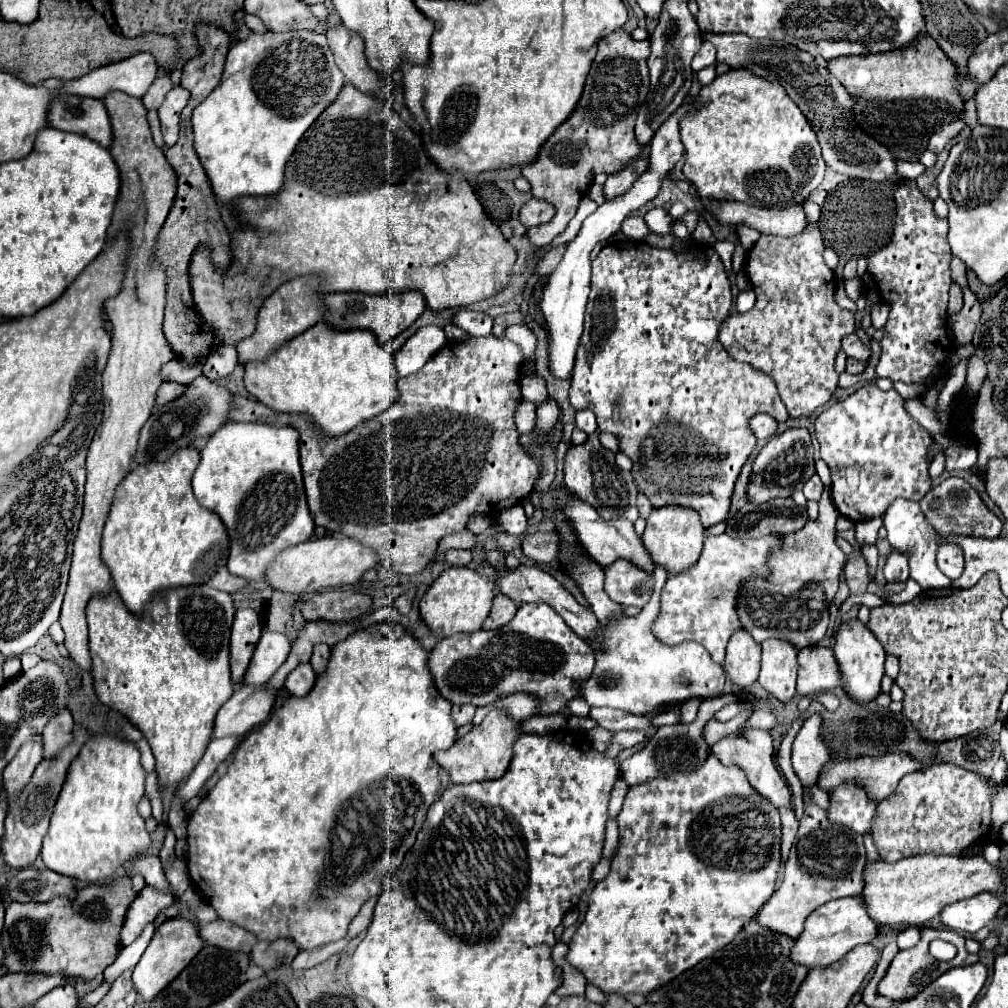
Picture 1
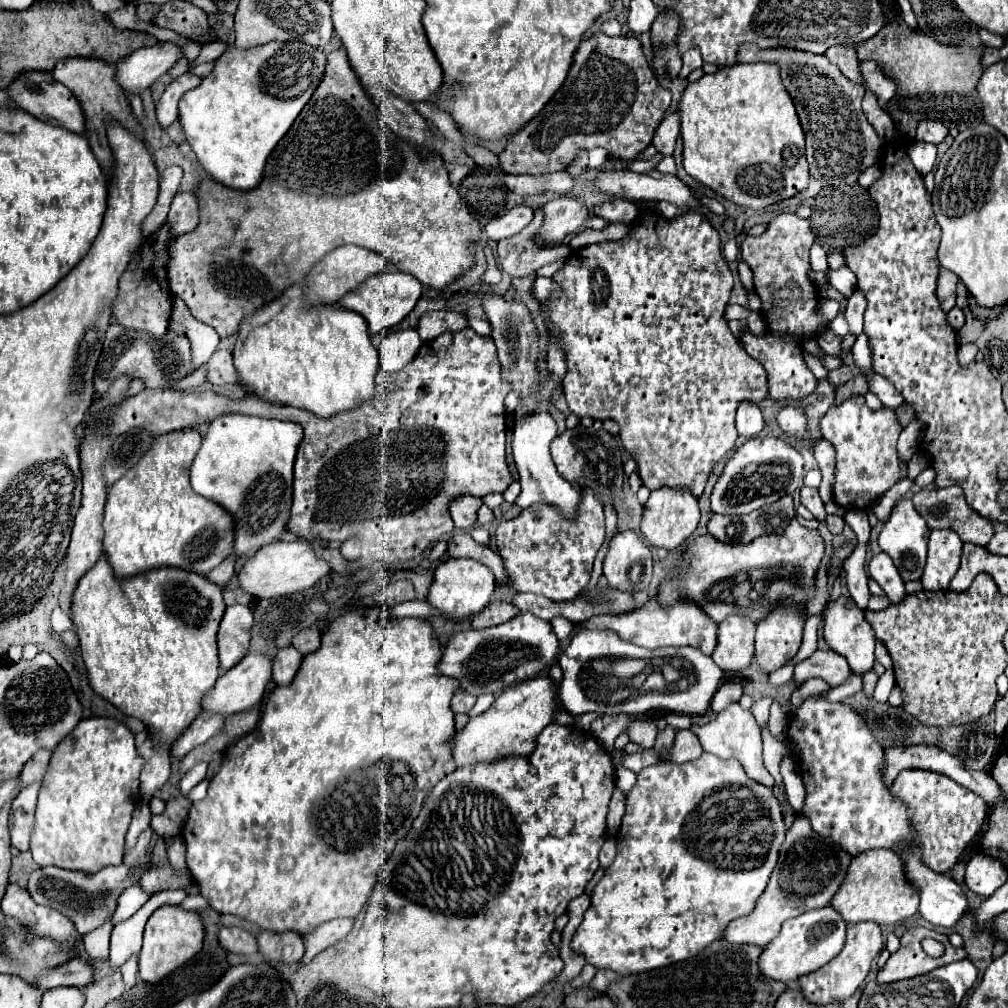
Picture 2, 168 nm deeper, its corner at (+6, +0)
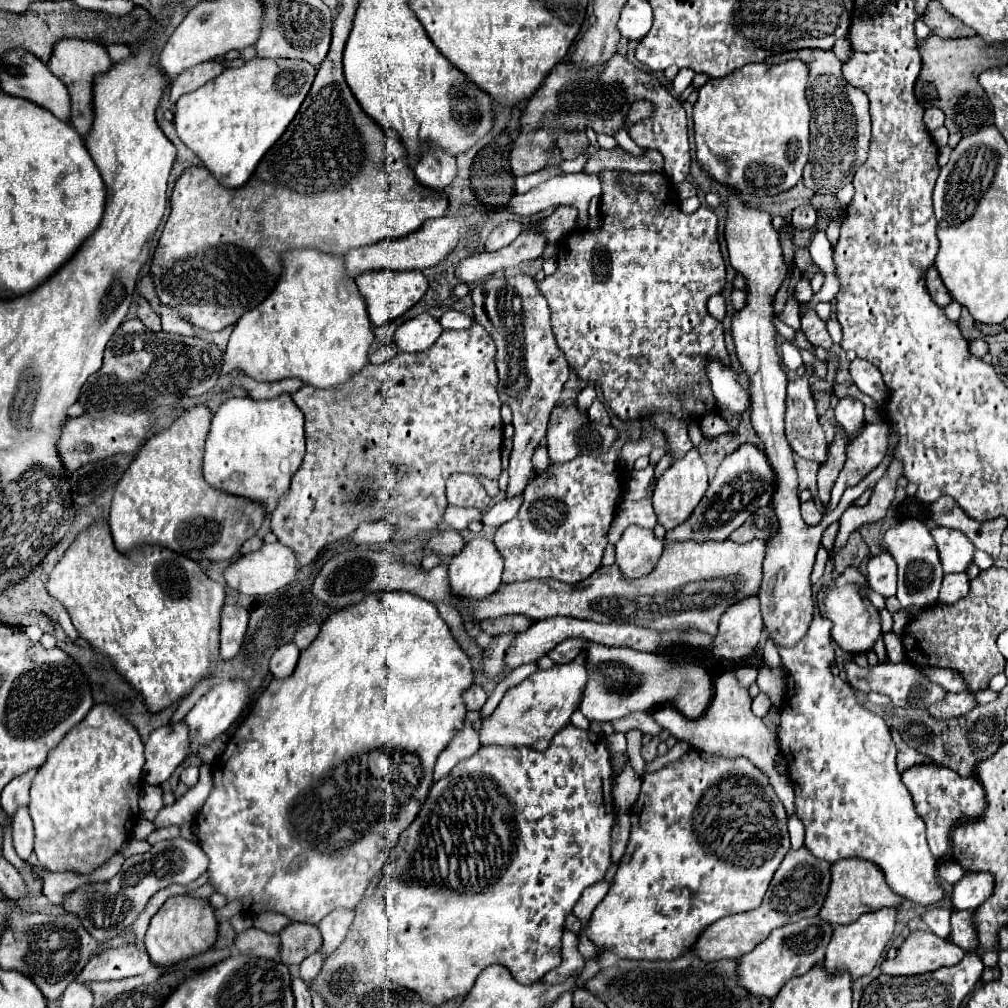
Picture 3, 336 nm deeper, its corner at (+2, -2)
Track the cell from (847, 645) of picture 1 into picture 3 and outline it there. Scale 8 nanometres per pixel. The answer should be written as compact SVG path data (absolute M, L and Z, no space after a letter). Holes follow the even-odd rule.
M850 567L842 575L838 575L838 579L832 585L824 587L816 595L820 615L832 621L832 639L838 643L838 647L842 651L846 651L850 655L868 653L874 647L874 643L878 641L878 637L882 635L878 609L870 601L866 601L866 595L862 595L864 583L866 583L866 577L858 569Z

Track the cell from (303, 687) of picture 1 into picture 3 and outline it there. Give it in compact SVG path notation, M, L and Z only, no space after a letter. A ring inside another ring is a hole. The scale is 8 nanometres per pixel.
M286 643L284 647L276 649L272 659L270 659L270 671L274 677L288 677L294 673L296 663L298 663L300 649L294 643Z

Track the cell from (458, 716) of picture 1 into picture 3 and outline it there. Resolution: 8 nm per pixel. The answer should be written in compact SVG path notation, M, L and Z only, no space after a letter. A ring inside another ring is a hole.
M472 683L470 689L464 691L462 699L464 699L464 705L466 705L468 711L478 711L478 709L482 709L482 705L486 703L488 695L484 693L484 689L482 689L478 683Z

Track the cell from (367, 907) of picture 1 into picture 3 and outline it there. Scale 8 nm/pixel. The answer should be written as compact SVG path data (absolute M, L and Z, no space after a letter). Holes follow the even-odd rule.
M318 949L314 955L306 957L306 959L302 961L302 965L300 965L300 975L302 975L302 979L308 983L312 977L316 977L318 971L322 969L322 963L324 963L324 953L322 953L322 949Z

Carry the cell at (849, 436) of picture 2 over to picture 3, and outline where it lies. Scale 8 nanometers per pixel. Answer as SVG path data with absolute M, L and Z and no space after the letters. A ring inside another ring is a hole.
M846 397L846 399L838 401L834 413L836 413L836 421L844 427L850 441L854 441L862 433L862 429L866 425L866 421L864 421L864 405L858 399Z

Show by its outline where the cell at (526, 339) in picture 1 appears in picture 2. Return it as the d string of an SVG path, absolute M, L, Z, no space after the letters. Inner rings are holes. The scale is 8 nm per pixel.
M468 317L466 321L468 321L468 327L470 327L472 331L476 331L478 335L490 335L490 325L488 325L488 321L476 319L476 317Z

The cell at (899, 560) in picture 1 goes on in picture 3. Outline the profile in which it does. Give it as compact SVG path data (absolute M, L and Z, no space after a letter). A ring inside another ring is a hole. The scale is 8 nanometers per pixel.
M880 553L868 561L868 585L884 597L896 595L896 561L890 553Z

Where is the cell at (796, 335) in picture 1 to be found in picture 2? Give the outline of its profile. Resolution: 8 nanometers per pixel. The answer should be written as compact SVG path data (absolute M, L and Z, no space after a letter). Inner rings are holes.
M780 213L770 221L766 233L758 237L748 235L740 247L740 257L754 273L756 293L762 299L762 315L770 327L770 331L762 337L754 337L746 331L742 335L742 347L766 369L770 397L776 401L802 399L812 395L816 389L816 377L806 367L800 353L804 339L828 327L828 321L816 313L820 297L808 279L808 255L812 243L814 233L808 219L800 219L794 213Z

